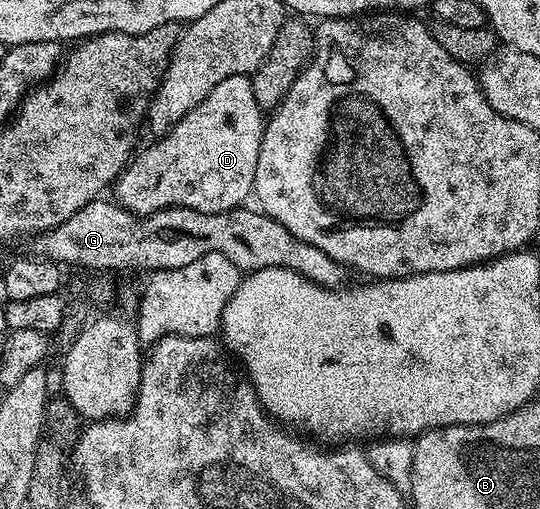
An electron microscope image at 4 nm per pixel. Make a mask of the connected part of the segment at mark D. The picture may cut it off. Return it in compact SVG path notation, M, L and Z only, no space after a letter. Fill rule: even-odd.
M247 75L226 77L226 81L222 81L222 85L214 85L214 89L210 89L210 97L206 97L206 101L202 101L194 109L190 109L190 113L186 113L186 117L182 117L182 121L178 121L164 135L152 141L156 143L150 144L141 155L139 152L129 162L114 184L114 192L116 191L116 196L114 196L115 202L119 206L124 207L125 210L131 211L133 215L150 215L167 207L185 207L186 209L201 211L202 213L222 213L223 211L237 210L241 205L247 204L244 202L250 199L250 196L253 194L254 173L258 169L258 149L262 145L265 122L265 112L258 105L258 101L254 101L254 89L252 88L251 78Z

